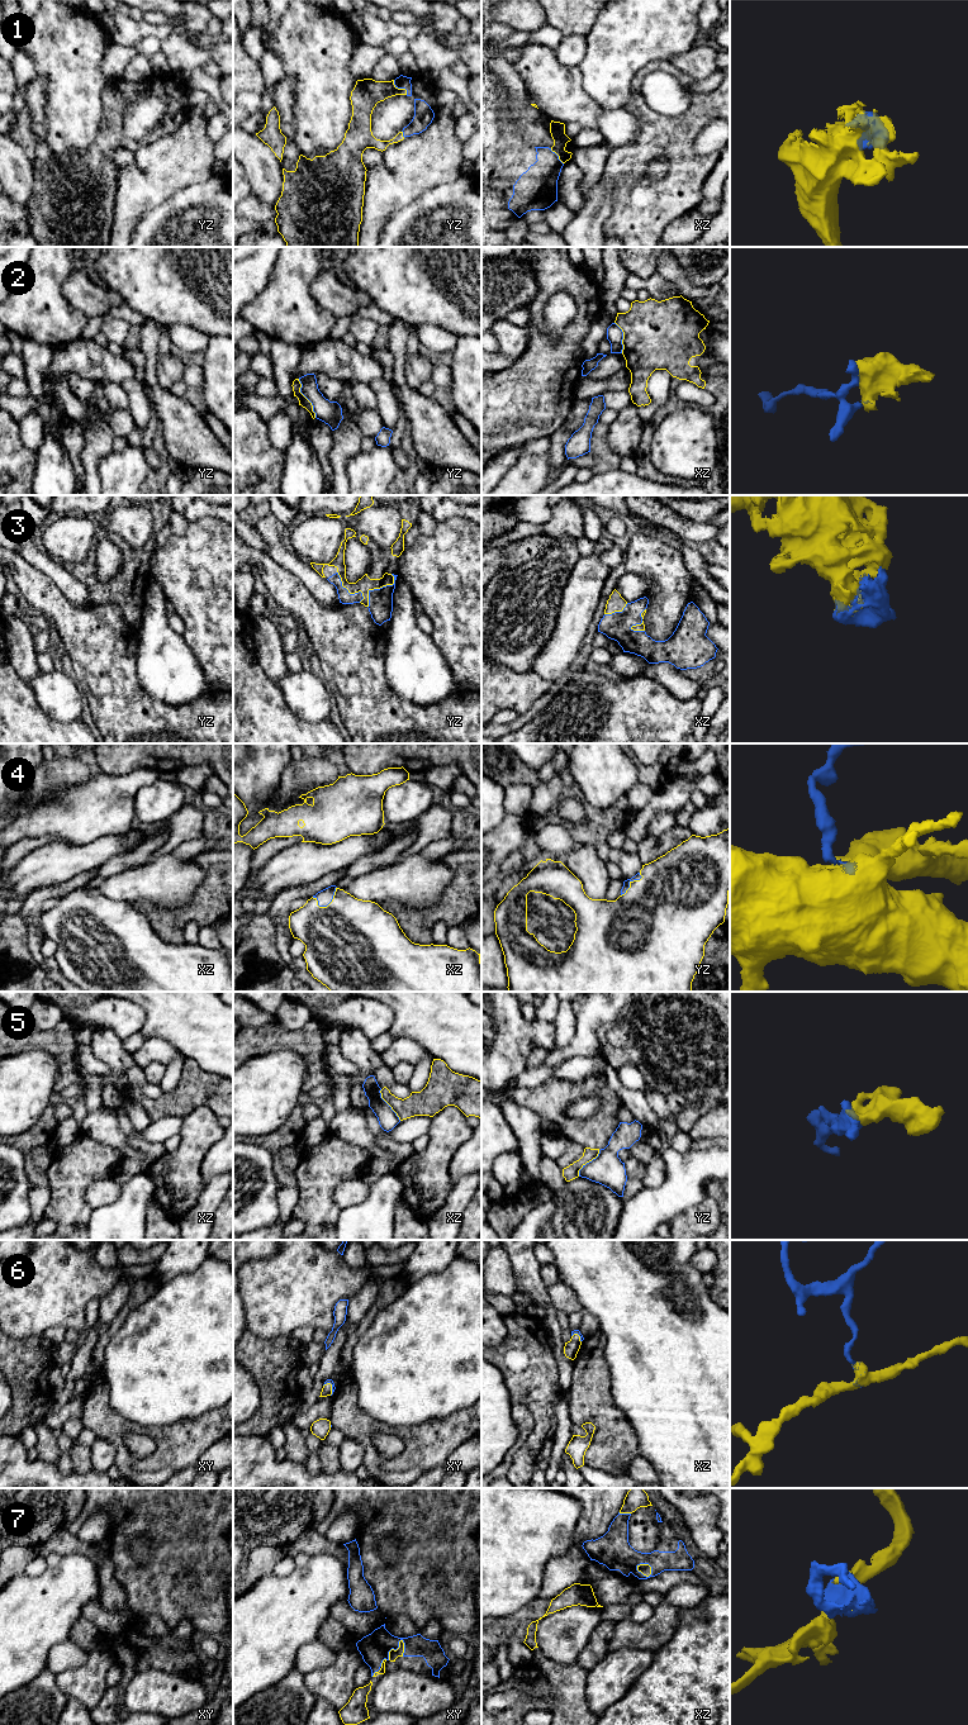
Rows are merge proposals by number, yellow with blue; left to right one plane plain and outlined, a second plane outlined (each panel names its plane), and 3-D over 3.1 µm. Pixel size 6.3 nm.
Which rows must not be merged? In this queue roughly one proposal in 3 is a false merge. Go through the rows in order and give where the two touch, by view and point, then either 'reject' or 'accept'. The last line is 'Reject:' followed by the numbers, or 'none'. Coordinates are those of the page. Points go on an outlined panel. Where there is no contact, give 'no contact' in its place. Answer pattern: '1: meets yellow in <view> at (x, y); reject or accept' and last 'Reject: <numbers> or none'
1: meets yellow in yz at (401, 89); accept
2: meets yellow in yz at (305, 398); reject
3: meets yellow in yz at (378, 588); accept
4: meets yellow in xz at (328, 904); accept
5: meets yellow in xz at (388, 1103); reject
6: meets yellow in xy at (331, 1388); accept
7: meets yellow in xy at (389, 1652); accept
Reject: 2, 5

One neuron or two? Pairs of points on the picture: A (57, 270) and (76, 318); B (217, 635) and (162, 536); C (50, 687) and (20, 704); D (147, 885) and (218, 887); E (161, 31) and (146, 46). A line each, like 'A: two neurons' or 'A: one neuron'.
A: one neuron
B: two neurons
C: two neurons
D: two neurons
E: two neurons

